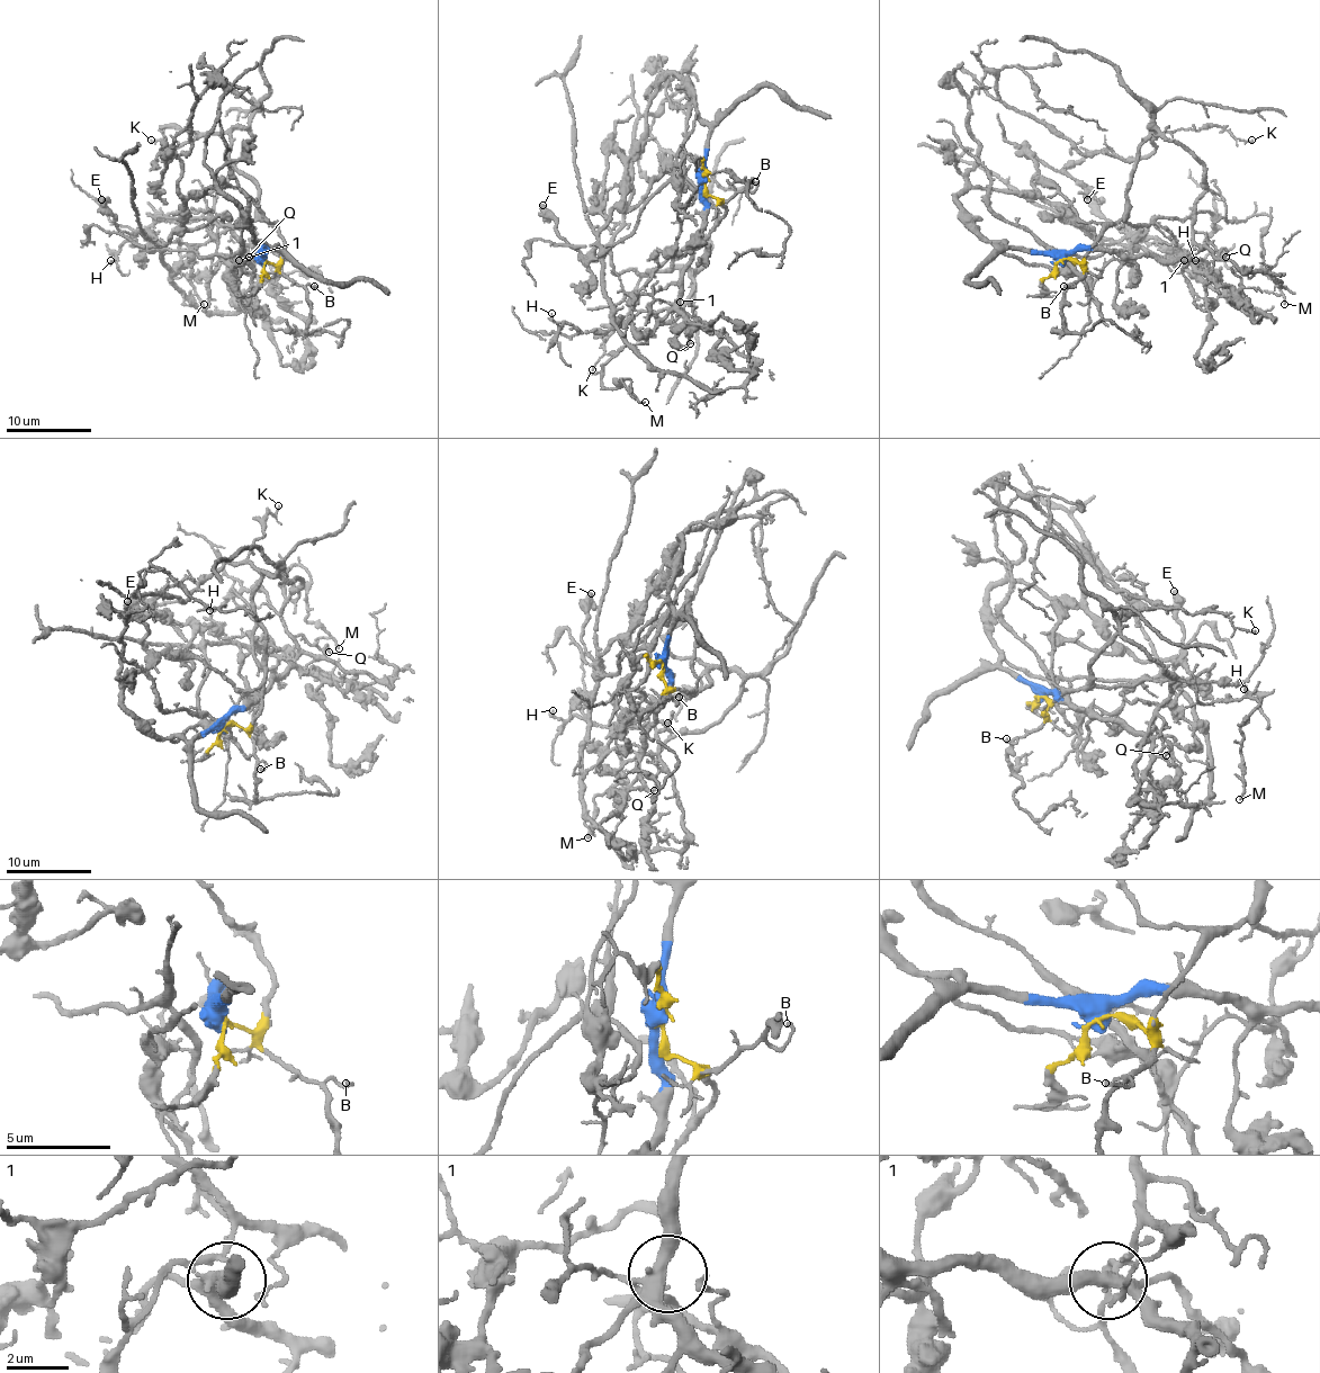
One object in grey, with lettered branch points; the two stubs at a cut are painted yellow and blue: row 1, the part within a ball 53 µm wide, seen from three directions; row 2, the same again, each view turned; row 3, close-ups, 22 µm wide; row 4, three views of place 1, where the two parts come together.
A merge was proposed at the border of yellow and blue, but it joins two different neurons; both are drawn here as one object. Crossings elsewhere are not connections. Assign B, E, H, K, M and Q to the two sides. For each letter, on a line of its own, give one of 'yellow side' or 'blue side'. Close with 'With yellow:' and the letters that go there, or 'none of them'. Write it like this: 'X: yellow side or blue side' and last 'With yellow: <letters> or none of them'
B: yellow side
E: blue side
H: yellow side
K: yellow side
M: yellow side
Q: yellow side
With yellow: B, H, K, M, Q

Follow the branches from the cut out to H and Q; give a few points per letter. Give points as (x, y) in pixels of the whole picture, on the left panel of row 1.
H: (262, 260), (276, 265), (284, 239), (229, 155), (243, 128), (252, 138), (209, 213), (159, 215), (109, 260)
Q: (262, 260), (276, 265), (284, 239), (229, 155), (235, 128), (252, 138), (216, 190), (214, 217), (250, 256)

